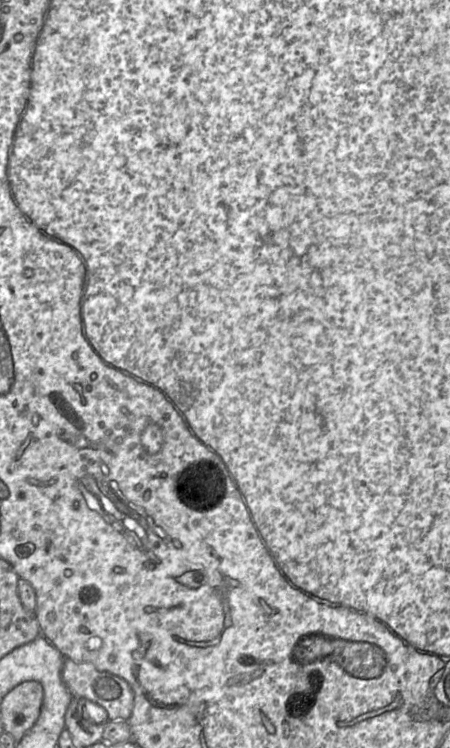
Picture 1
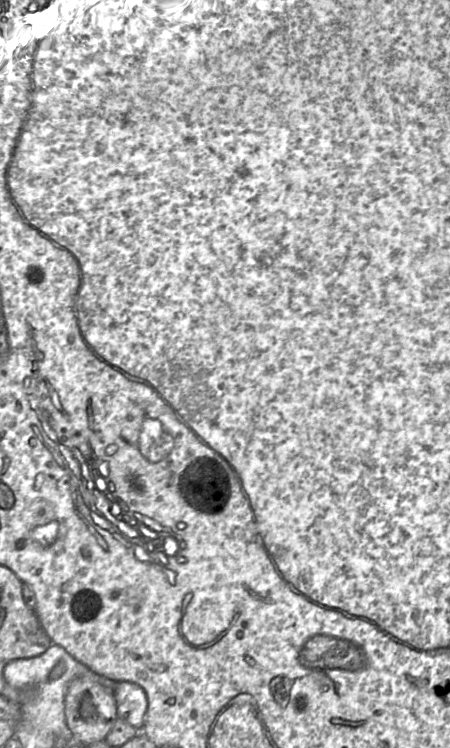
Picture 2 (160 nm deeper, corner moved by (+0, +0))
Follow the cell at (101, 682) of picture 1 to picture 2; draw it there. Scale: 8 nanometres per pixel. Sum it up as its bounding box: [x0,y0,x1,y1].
[113,681,148,732]

